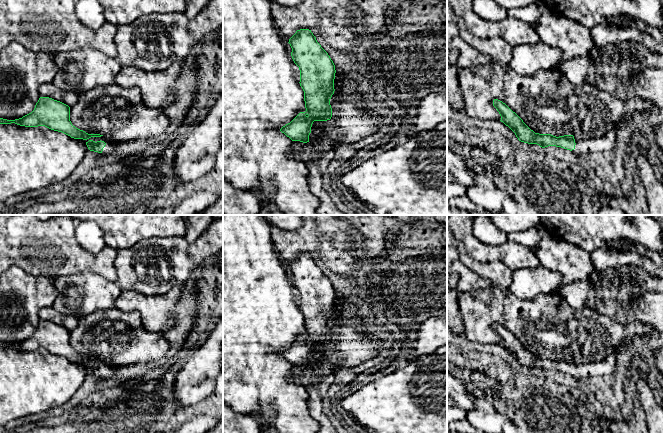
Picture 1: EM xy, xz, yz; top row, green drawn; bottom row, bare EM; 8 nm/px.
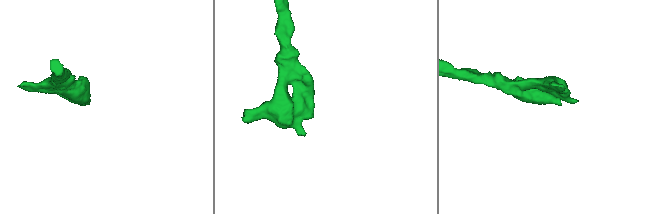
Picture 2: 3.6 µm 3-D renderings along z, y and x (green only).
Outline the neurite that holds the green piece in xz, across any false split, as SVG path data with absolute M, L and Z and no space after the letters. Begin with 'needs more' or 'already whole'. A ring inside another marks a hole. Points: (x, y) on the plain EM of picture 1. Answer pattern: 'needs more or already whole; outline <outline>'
needs more; outline M300 253L289 263L288 266L292 272L291 280L294 287L300 294L300 310L304 315L305 336L300 336L290 347L283 350L280 355L289 361L292 365L300 365L303 367L309 366L309 359L313 358L315 364L319 363L319 360L331 352L332 332L330 329L330 323L334 318L334 303L335 303L335 289L331 284L328 277L317 266L316 261L309 253Z

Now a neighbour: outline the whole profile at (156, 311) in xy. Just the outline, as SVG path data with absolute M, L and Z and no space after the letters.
M176 285L161 295L145 295L134 290L124 290L115 301L114 309L140 314L145 330L161 333L176 322L173 315L176 303L182 294L182 286Z

